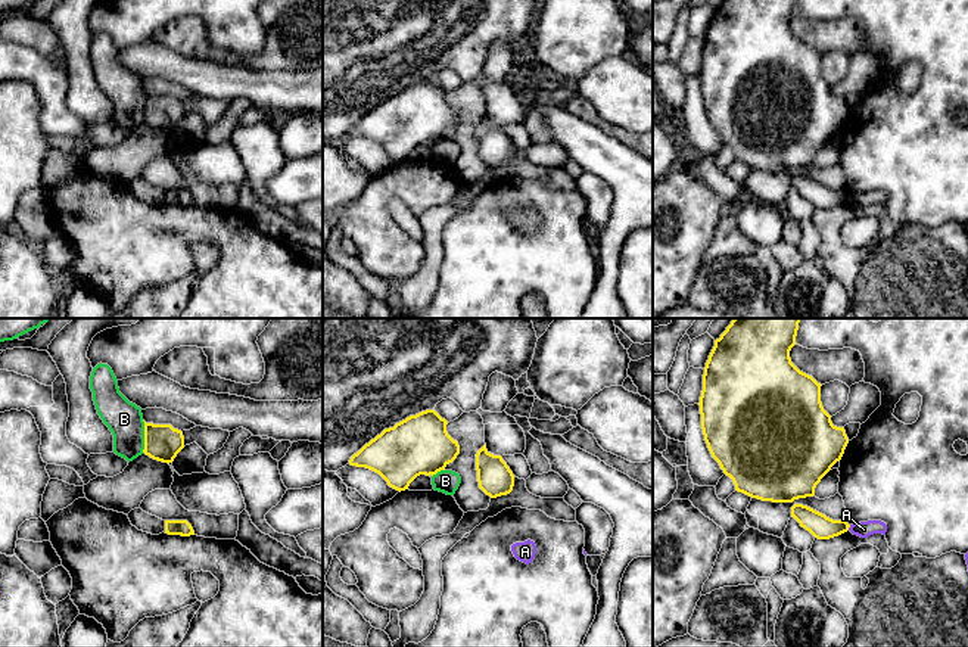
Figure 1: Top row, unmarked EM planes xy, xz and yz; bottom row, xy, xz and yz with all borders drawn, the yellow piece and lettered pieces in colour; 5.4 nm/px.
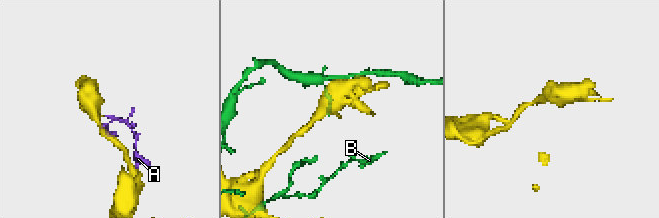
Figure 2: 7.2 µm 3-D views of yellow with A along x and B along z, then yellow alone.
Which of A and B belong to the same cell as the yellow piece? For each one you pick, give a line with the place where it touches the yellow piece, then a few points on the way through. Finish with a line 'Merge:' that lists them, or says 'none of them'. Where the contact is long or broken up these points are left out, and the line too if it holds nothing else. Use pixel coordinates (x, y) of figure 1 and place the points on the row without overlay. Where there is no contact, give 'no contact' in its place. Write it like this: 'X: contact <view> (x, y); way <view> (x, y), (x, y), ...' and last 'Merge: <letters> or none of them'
Merge: none of them

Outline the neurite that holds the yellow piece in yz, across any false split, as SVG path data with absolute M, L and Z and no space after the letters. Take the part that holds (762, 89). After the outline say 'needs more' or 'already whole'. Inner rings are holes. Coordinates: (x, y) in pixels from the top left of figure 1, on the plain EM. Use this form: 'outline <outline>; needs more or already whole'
outline M725 0L709 25L700 66L701 99L712 127L735 155L735 161L772 172L813 167L815 158L841 130L849 113L821 72L821 53L800 41L790 28L797 0Z; already whole

